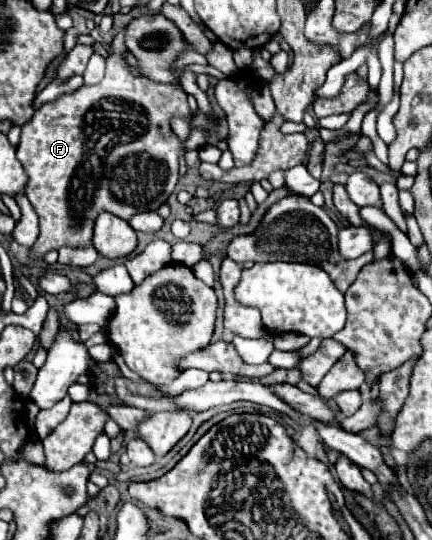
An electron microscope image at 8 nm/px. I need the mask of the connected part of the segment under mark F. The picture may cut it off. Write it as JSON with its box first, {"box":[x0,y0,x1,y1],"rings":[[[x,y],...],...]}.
{"box":[17,34,189,258],"rings":[[[117,34],[111,42],[111,56],[107,58],[107,72],[99,84],[85,84],[73,94],[61,94],[53,102],[45,102],[31,122],[21,128],[21,142],[17,148],[17,160],[29,176],[27,198],[39,214],[41,234],[31,248],[33,256],[41,258],[49,250],[63,246],[87,246],[93,236],[93,222],[101,212],[111,212],[123,220],[147,210],[157,210],[173,194],[179,182],[179,140],[169,126],[171,116],[179,116],[189,122],[187,94],[181,86],[169,86],[153,82],[145,76],[135,78],[125,66],[125,34]]]}

